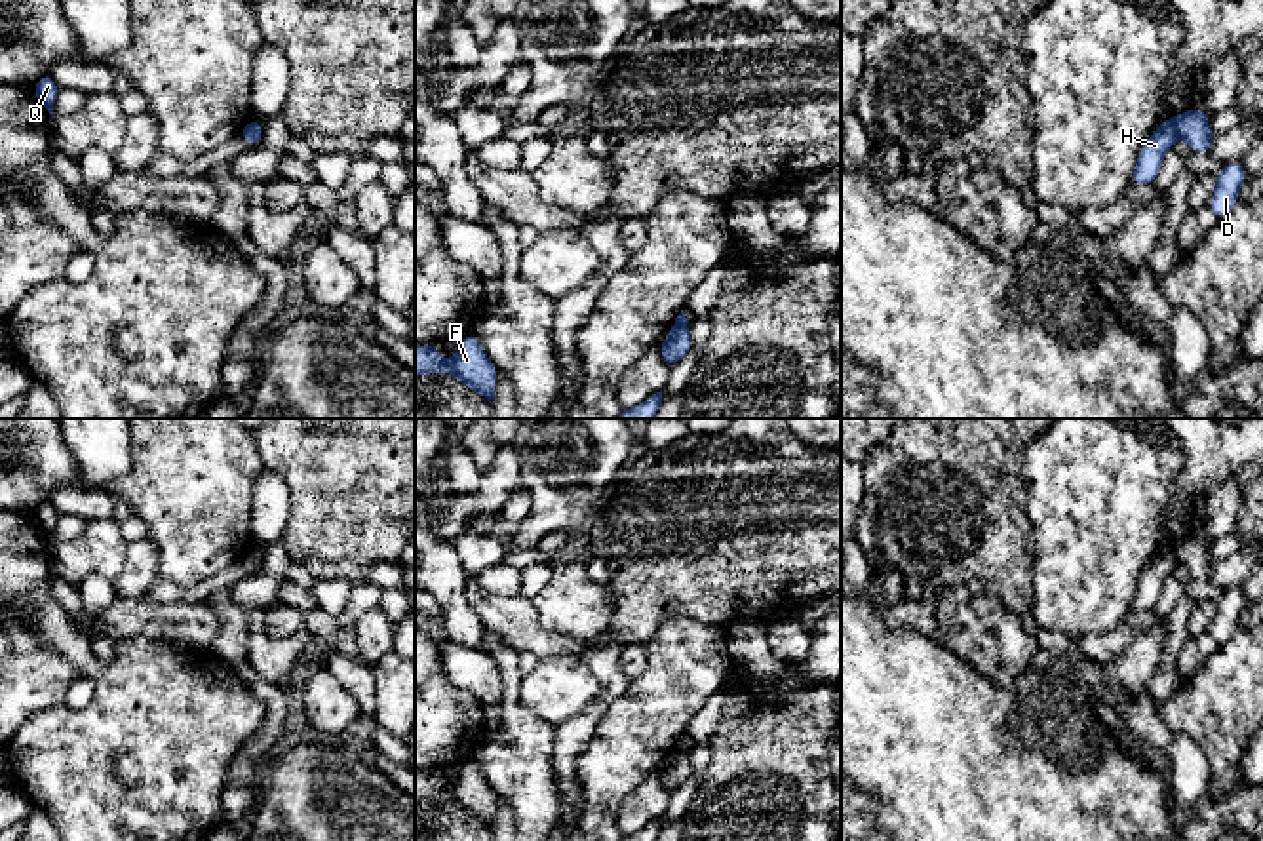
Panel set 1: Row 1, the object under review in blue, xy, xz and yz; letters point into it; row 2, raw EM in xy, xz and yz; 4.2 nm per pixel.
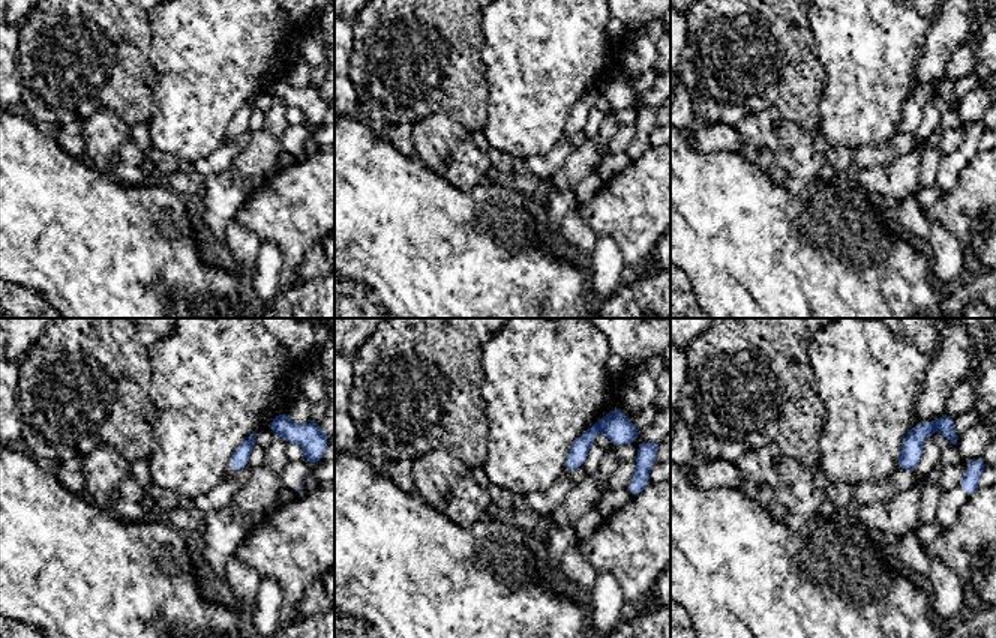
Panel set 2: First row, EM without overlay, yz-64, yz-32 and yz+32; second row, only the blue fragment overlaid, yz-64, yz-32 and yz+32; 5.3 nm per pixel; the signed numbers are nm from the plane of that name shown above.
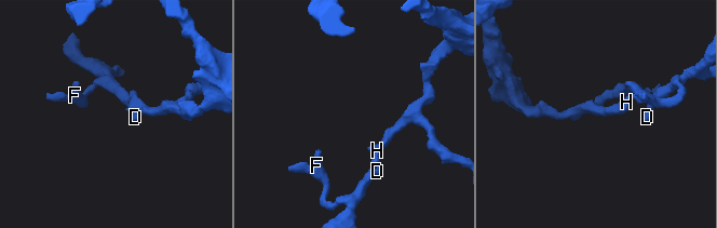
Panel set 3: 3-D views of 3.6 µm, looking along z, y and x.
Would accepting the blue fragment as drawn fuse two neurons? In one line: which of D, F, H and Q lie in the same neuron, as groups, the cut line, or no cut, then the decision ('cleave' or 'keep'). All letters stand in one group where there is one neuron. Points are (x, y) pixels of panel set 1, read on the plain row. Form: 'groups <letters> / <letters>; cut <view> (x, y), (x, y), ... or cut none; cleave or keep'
groups D F Q / H; cut yz (1170, 545), (1178, 562); cleave

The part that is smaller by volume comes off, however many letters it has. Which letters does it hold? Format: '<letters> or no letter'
D, F, Q

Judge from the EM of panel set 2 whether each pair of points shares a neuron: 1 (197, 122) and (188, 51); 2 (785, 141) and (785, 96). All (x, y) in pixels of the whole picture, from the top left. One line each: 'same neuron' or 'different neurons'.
1: same neuron
2: different neurons

